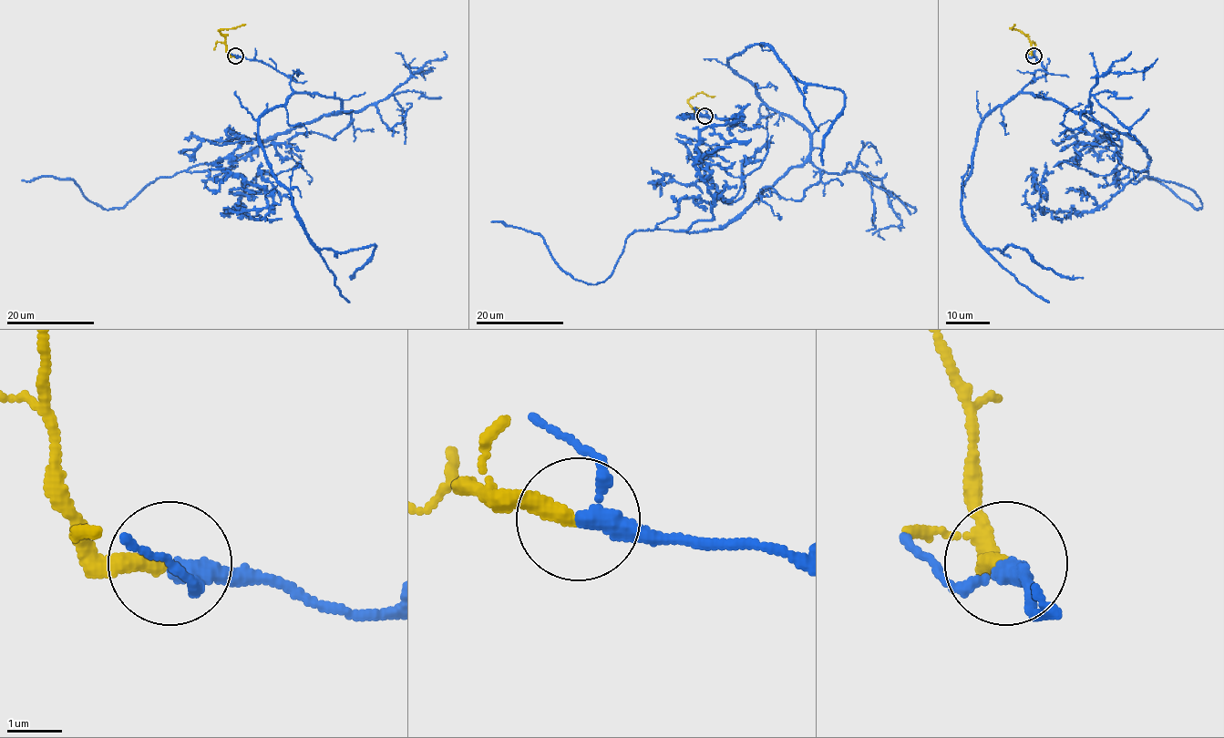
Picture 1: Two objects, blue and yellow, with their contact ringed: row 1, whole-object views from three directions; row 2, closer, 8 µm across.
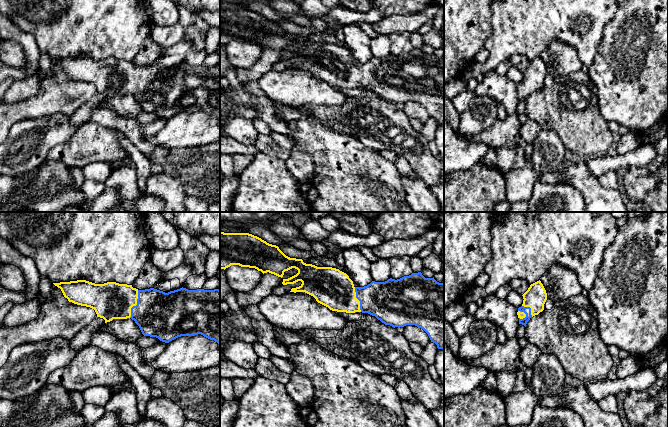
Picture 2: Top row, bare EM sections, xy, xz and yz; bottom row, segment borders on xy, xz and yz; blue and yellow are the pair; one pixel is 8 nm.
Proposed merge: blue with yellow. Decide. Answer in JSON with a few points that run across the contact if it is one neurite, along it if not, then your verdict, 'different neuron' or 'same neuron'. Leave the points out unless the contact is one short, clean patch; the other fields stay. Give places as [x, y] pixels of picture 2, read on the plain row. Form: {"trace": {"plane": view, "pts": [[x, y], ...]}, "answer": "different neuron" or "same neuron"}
{"trace": {"plane": "xy", "pts": [[165, 92], [162, 89], [137, 80], [111, 76]]}, "answer": "same neuron"}

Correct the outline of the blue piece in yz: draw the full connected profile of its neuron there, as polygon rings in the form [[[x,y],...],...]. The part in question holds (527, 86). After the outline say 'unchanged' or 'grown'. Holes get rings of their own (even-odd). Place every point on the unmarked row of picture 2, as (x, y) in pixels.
[[[539,56],[531,60],[522,72],[524,75],[523,80],[518,84],[517,91],[519,100],[526,102],[531,93],[538,91],[544,86],[547,69],[543,60]]] | grown

